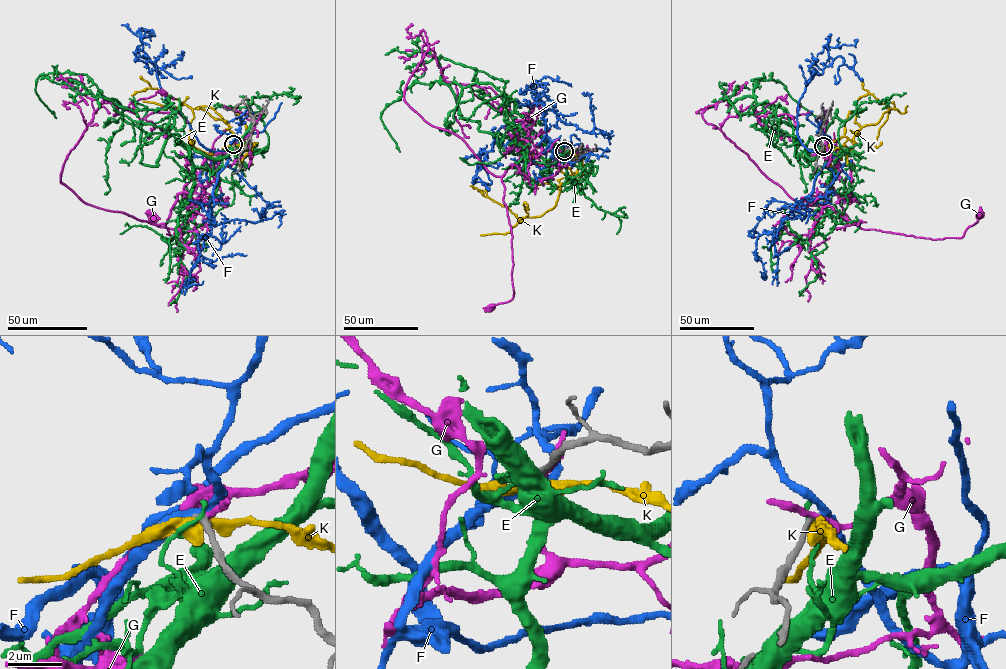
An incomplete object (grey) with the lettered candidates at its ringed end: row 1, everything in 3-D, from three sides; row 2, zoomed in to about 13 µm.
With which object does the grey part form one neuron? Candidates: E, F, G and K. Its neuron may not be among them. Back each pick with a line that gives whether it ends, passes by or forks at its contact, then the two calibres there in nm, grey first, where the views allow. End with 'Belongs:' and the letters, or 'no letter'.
F: it passes by; 240 nm thick on the grey side, 320 nm on the other
Belongs: F

